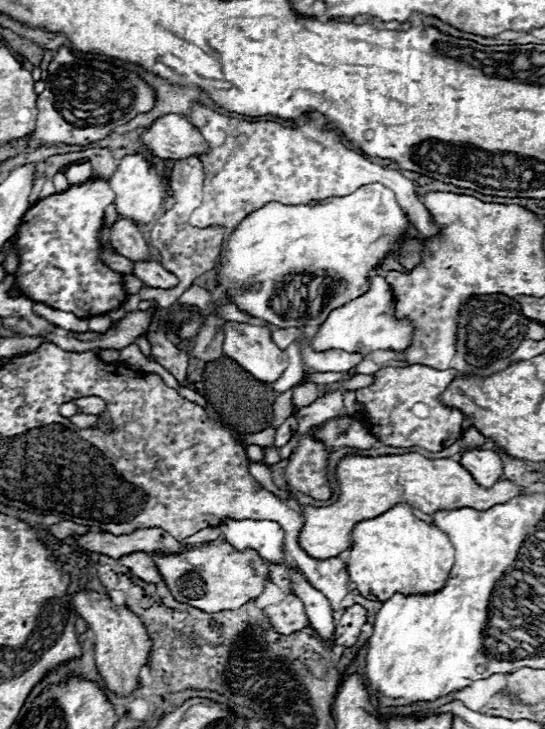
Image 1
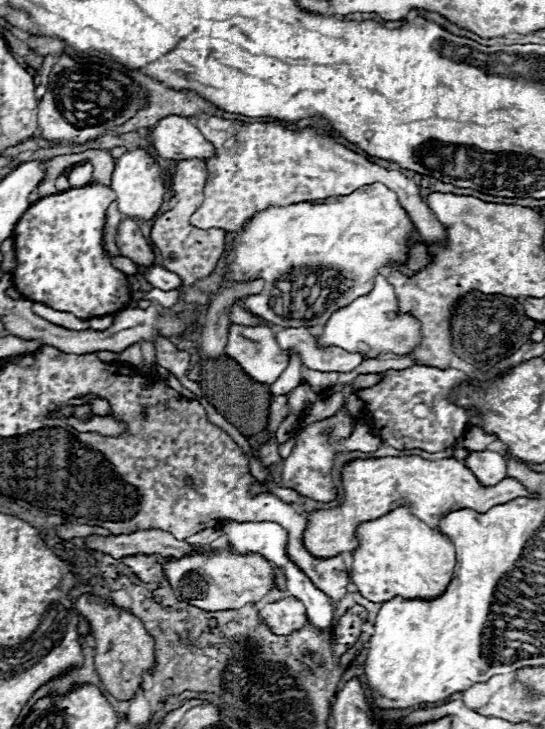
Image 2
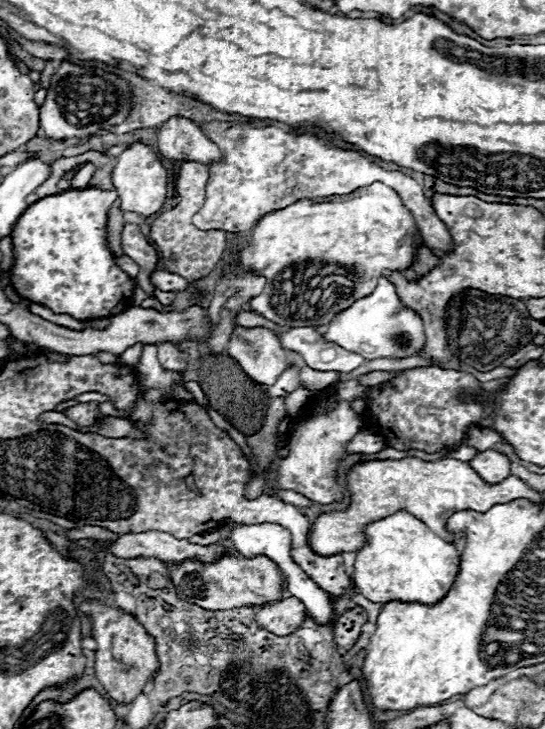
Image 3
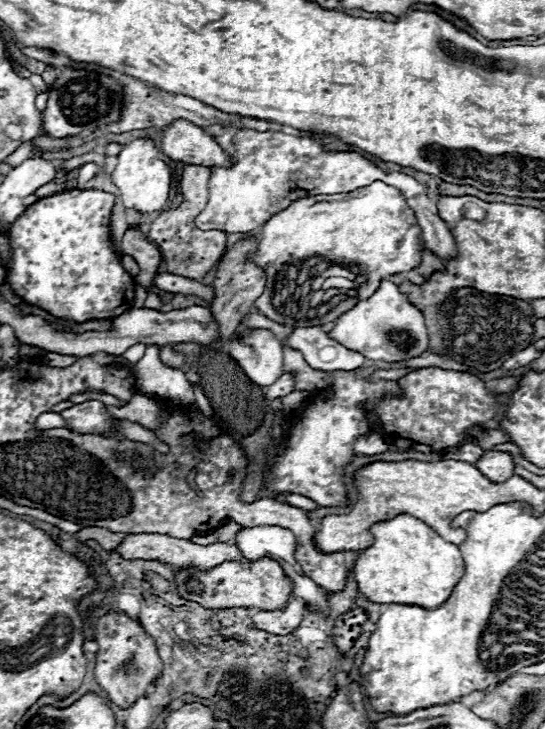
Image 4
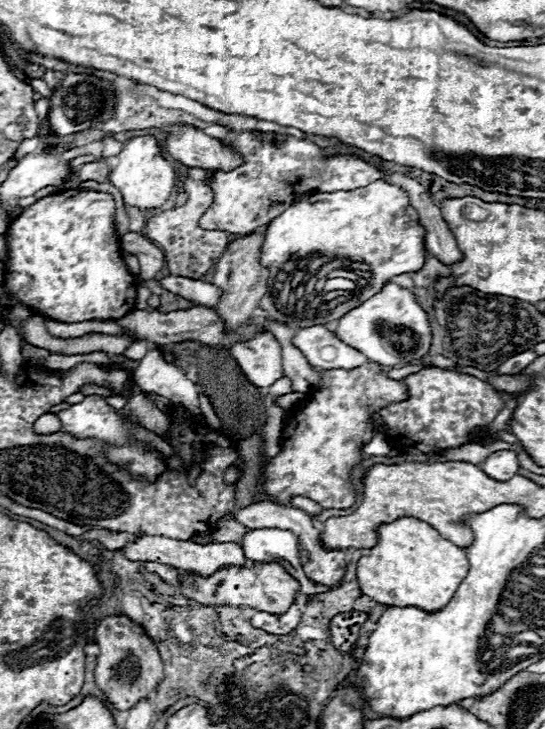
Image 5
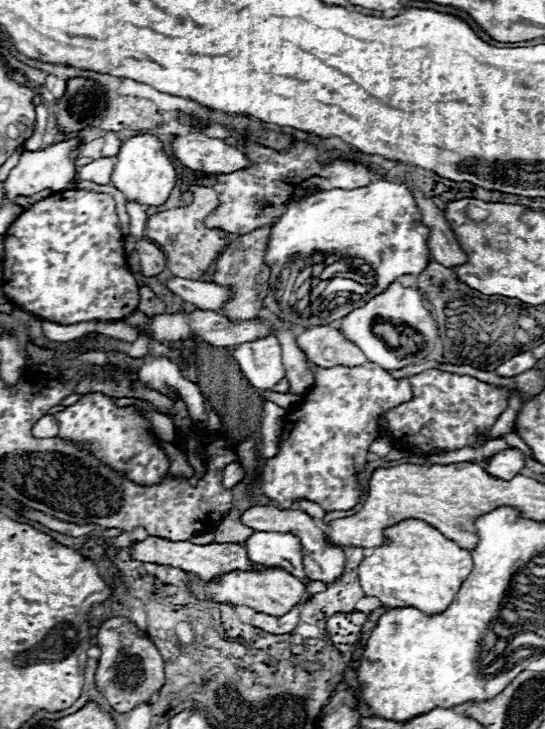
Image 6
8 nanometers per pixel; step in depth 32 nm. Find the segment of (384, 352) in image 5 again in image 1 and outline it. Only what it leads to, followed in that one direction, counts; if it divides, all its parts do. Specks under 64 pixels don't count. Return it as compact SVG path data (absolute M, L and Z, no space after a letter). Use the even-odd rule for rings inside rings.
M374 276L370 290L348 304L330 312L326 322L320 326L320 332L312 338L312 348L318 352L324 350L346 350L346 352L360 352L372 354L374 350L394 350L402 352L412 344L414 326L410 320L396 320L394 318L394 292L384 276Z

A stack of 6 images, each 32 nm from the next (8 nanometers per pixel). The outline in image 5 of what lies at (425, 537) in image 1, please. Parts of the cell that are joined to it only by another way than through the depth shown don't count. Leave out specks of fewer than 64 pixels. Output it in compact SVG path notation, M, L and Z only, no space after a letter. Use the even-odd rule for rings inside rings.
M400 518L380 526L378 532L380 542L356 566L362 594L386 606L416 606L424 612L442 610L468 574L466 552L418 518Z

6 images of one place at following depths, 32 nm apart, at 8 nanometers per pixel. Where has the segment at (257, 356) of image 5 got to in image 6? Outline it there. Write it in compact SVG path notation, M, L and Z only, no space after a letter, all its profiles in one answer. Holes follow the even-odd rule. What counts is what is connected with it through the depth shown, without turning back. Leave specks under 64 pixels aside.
M266 336L236 346L234 358L246 380L258 390L272 390L282 378L286 378L282 346L276 336Z

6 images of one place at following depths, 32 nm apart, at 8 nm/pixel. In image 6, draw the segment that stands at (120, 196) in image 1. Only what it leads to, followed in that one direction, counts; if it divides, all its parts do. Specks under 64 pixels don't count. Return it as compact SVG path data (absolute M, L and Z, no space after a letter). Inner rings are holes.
M152 134L132 136L124 140L118 156L116 166L112 172L112 184L128 198L136 200L144 206L160 206L170 196L174 184L176 184L176 168L172 158L166 154L162 140L158 140Z

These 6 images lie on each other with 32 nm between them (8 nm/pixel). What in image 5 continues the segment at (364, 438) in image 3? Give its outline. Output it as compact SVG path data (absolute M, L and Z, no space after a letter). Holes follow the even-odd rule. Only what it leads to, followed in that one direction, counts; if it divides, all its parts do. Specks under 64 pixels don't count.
M376 434L376 436L364 446L364 452L366 452L366 454L374 454L374 456L386 456L390 450L392 450L392 446L390 446L390 442L386 440L384 434Z

